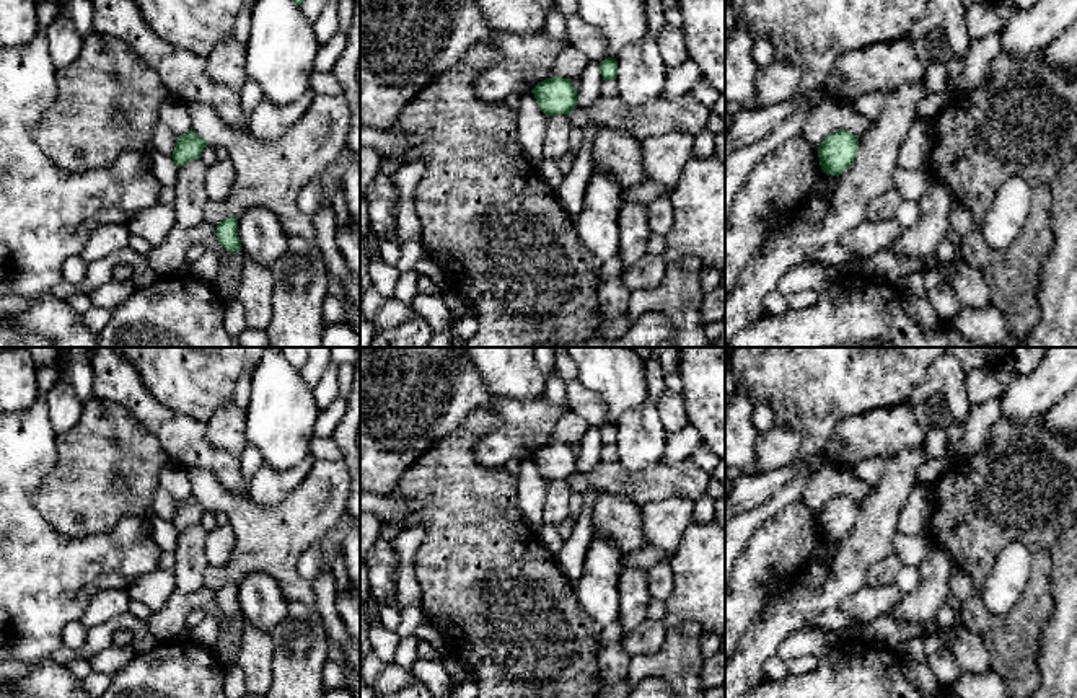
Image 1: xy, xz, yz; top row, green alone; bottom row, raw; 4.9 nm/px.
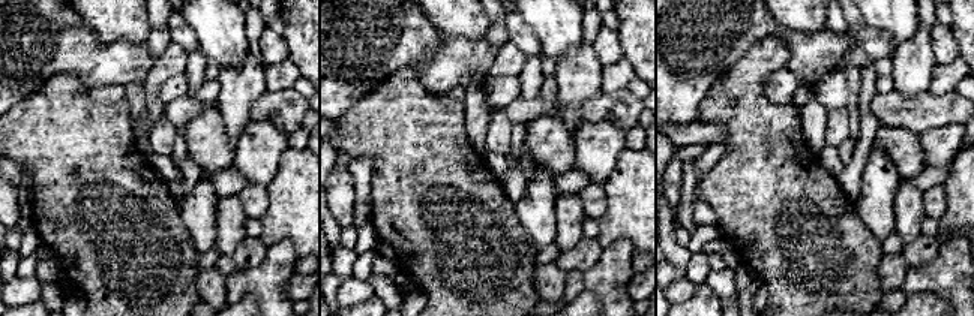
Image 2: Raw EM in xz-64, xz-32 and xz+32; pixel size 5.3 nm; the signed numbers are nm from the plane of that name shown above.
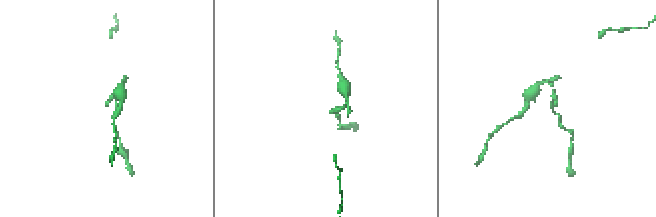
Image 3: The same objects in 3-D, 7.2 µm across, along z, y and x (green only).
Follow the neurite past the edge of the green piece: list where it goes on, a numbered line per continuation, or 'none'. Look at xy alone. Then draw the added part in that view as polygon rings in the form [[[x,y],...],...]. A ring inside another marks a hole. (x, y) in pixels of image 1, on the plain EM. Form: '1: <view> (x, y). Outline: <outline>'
none

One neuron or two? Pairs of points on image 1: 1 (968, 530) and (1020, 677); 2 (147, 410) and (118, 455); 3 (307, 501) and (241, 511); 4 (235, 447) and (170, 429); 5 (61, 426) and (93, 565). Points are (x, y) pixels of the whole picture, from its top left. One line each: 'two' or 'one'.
1: one
2: two
3: one
4: two
5: two

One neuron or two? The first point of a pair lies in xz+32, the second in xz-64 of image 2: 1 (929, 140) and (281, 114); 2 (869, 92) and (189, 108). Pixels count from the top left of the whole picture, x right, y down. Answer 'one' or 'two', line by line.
1: two
2: two

